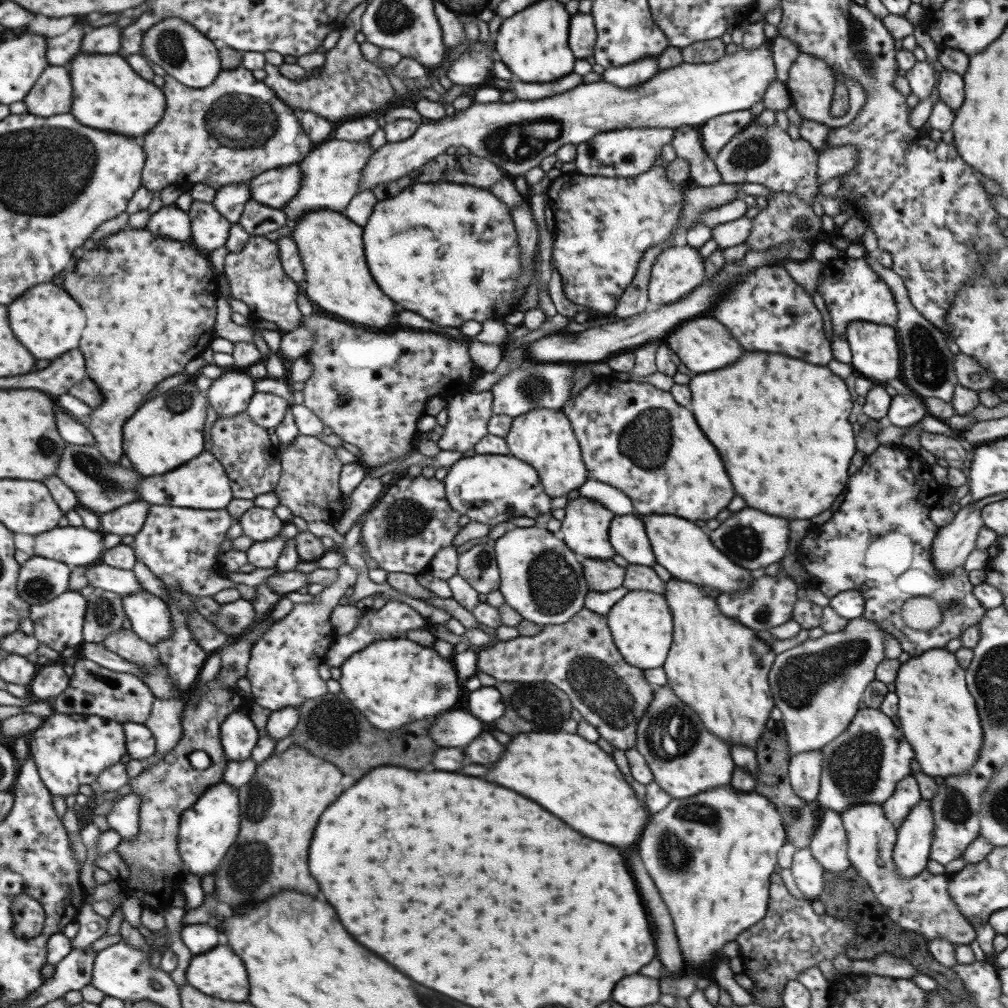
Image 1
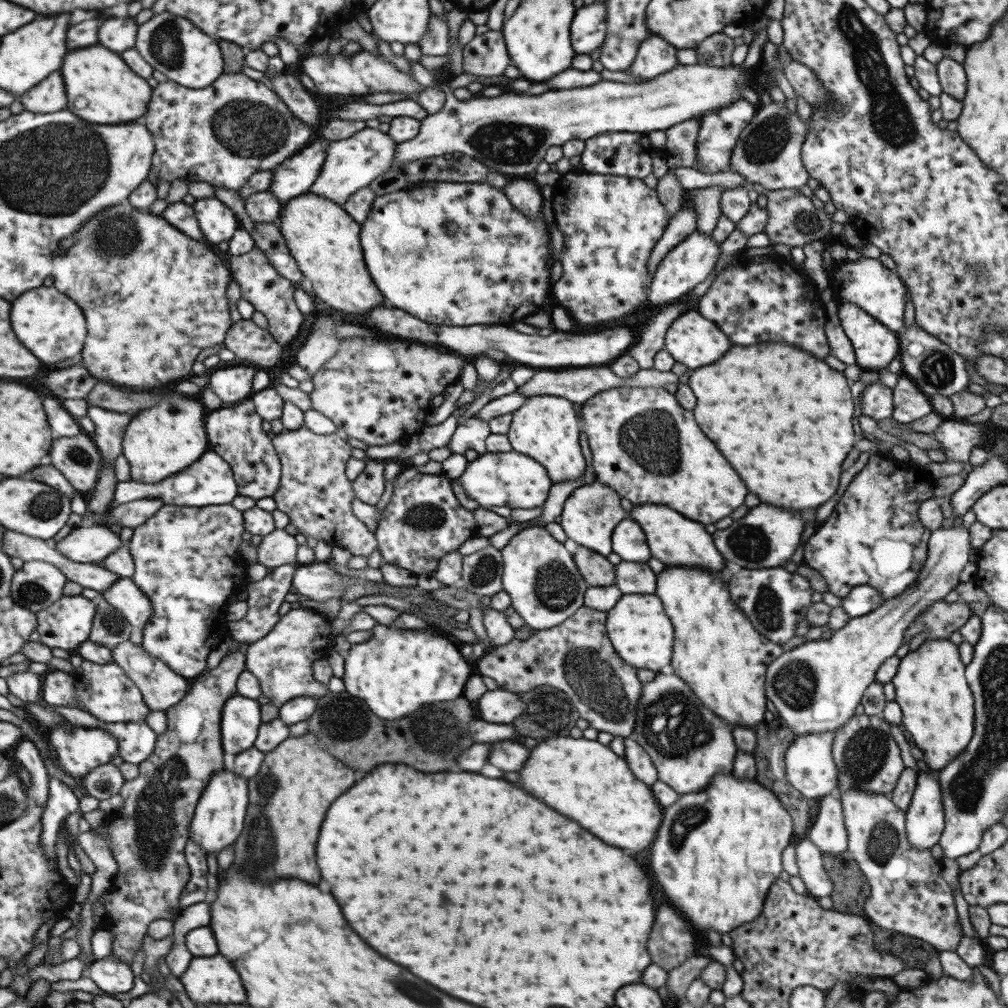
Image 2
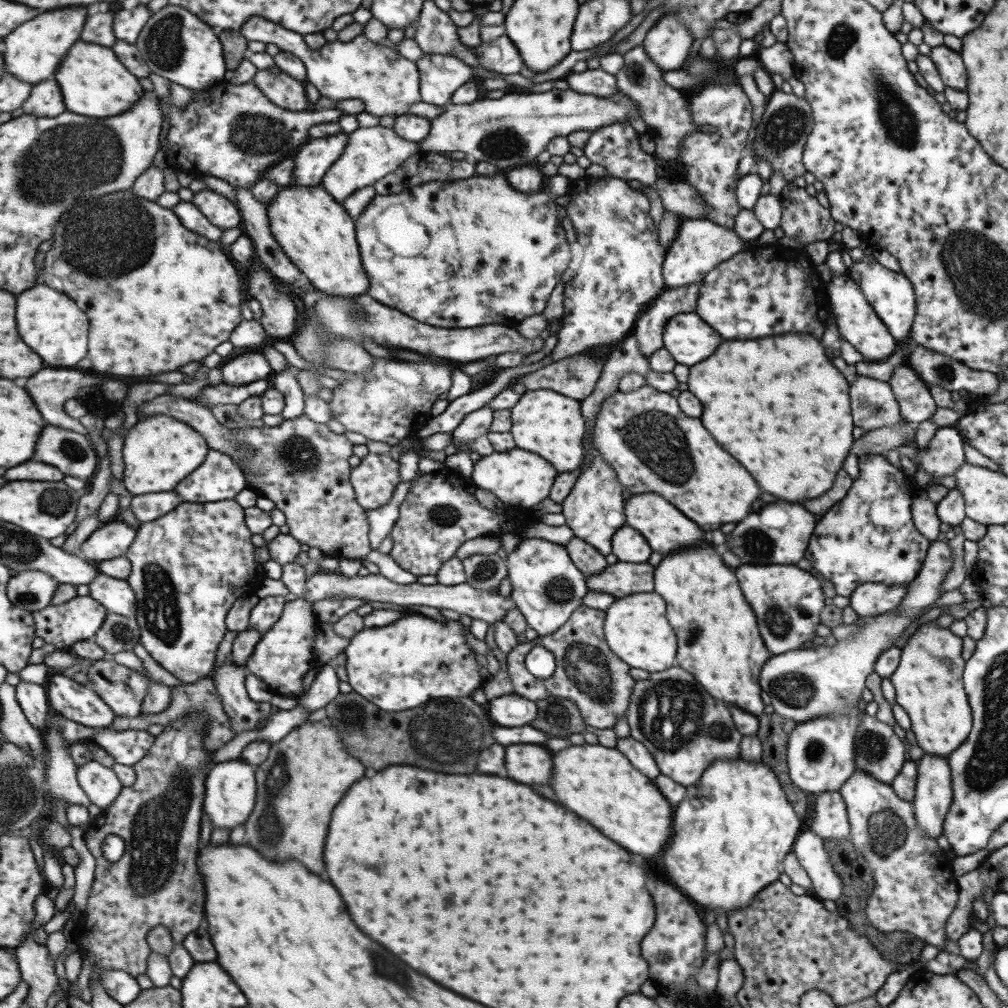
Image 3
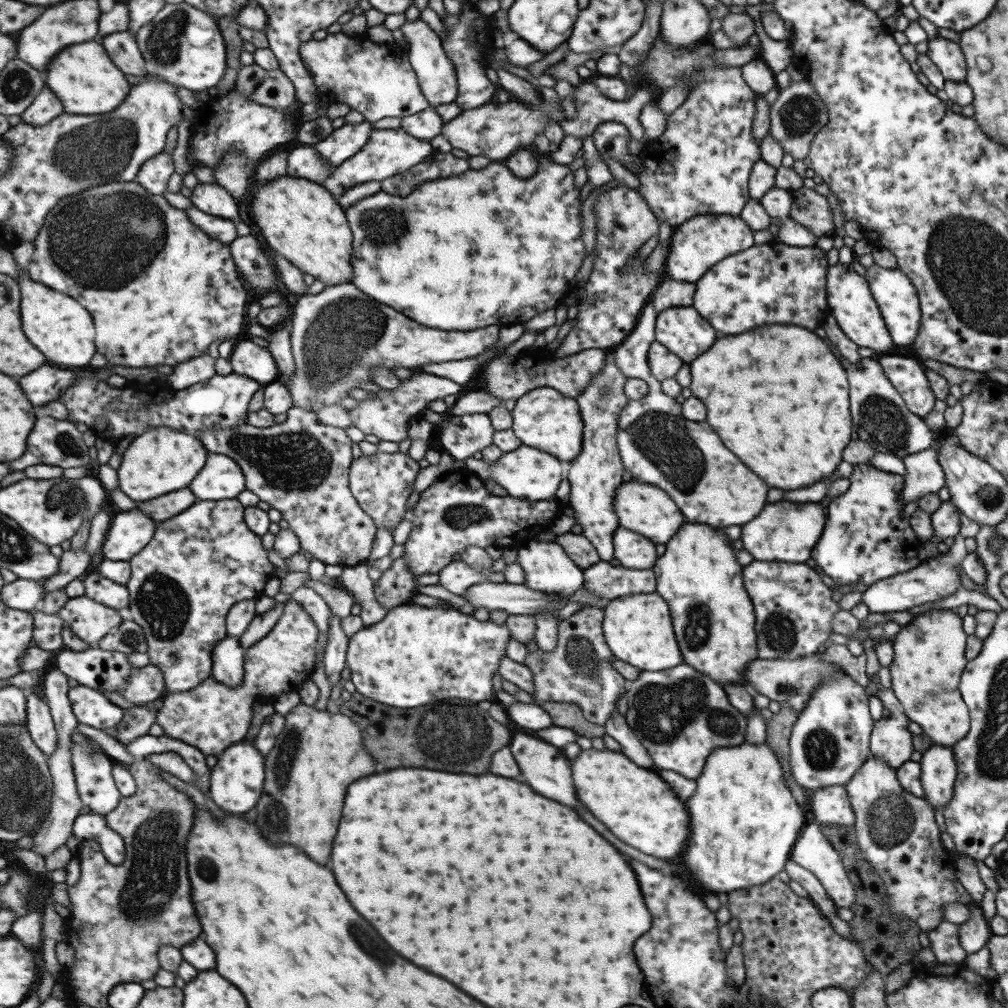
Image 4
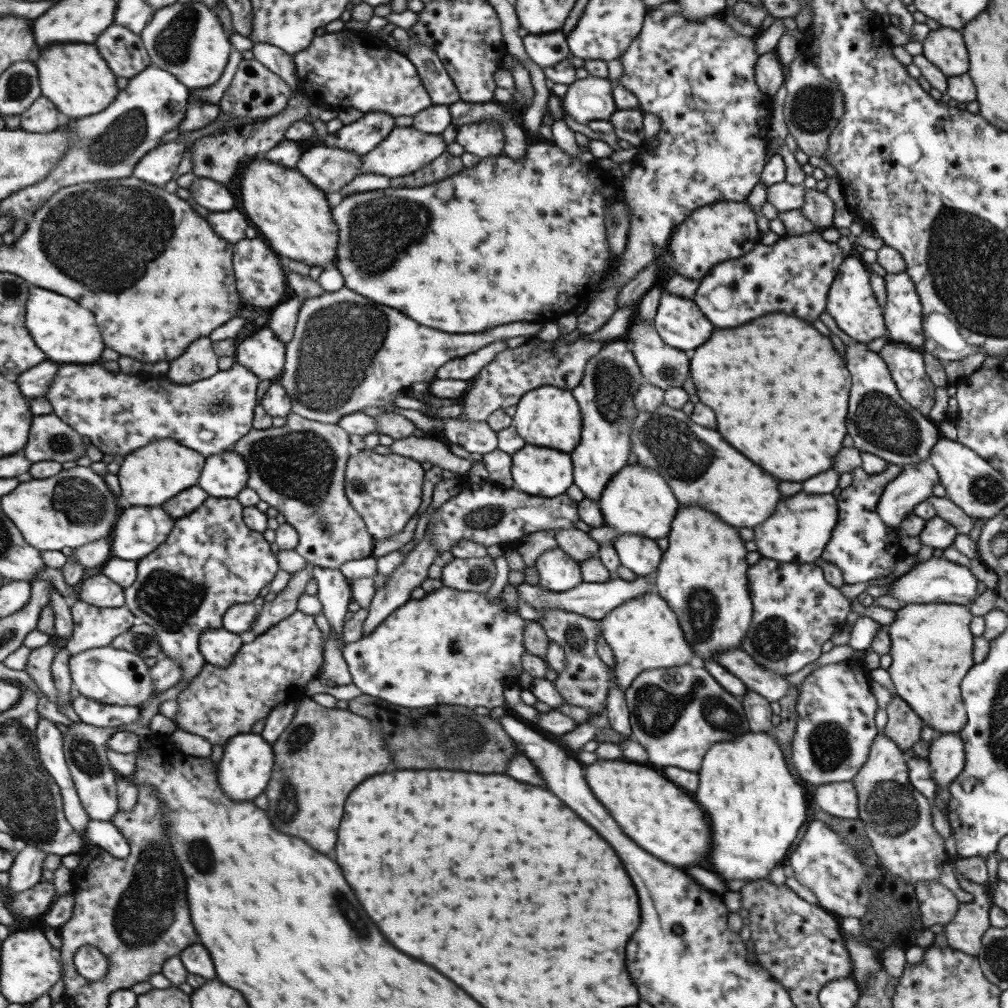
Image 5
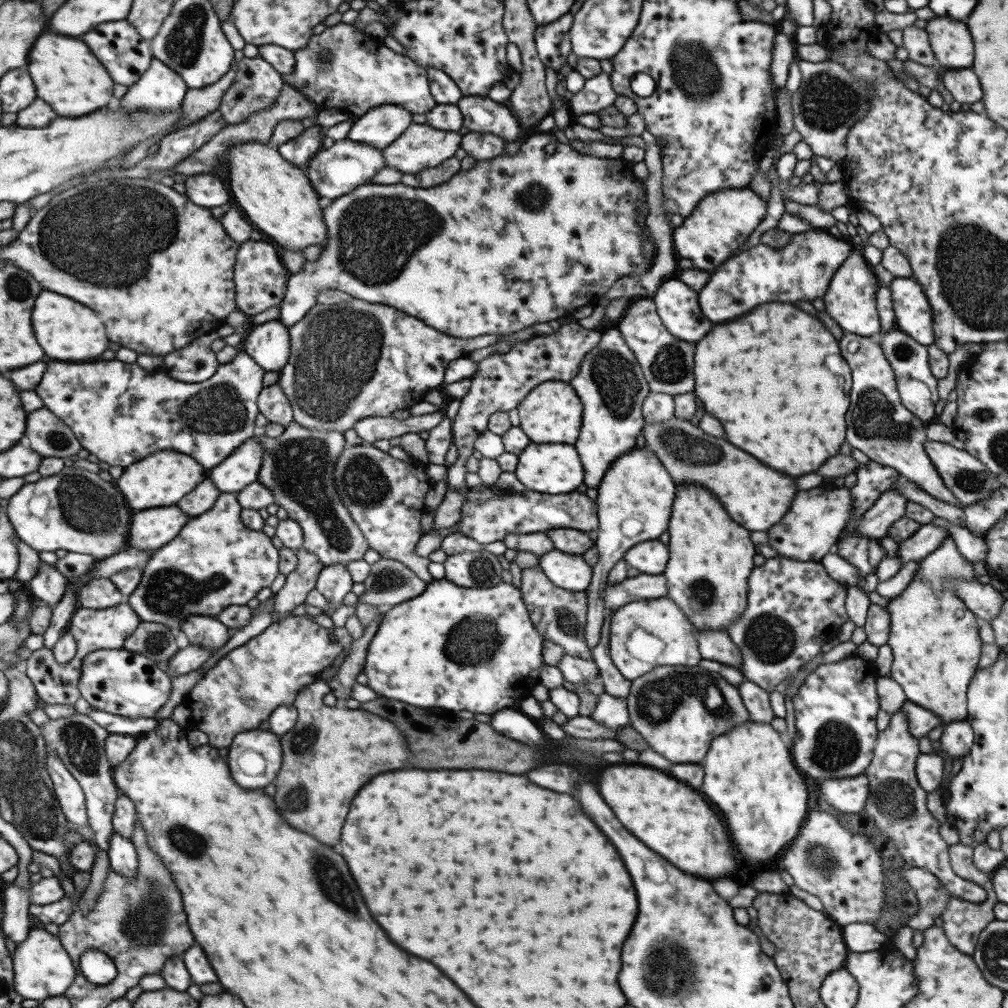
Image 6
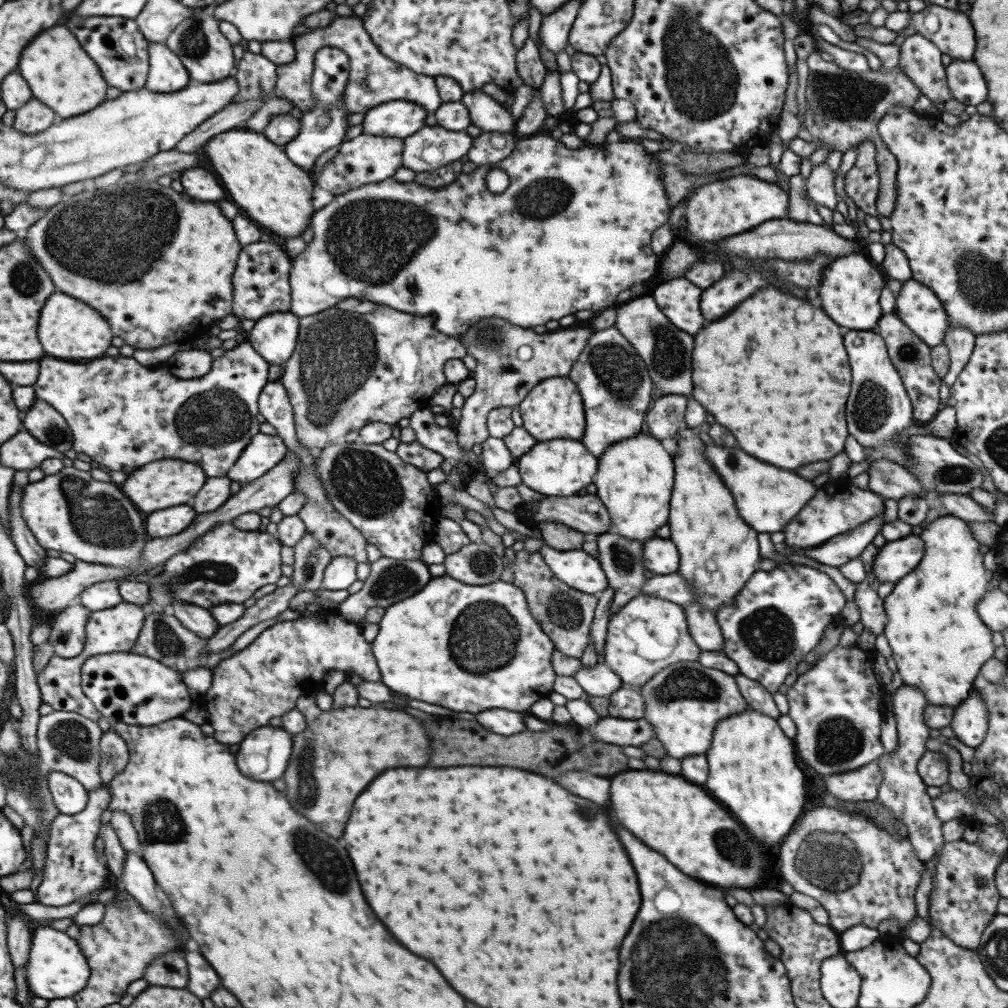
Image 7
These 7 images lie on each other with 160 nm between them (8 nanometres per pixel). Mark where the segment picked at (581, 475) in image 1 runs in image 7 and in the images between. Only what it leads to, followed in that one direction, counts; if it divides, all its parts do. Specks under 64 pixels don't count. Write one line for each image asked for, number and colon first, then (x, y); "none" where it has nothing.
2: (545, 427)
3: (547, 423)
4: (544, 419)
5: (546, 416)
6: (550, 413)
7: (552, 409)

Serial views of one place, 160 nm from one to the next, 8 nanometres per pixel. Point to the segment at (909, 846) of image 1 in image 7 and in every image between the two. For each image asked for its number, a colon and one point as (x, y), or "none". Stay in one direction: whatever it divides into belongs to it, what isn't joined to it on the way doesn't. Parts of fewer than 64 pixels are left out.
2: (924, 817)
3: (933, 788)
4: (938, 769)
5: (945, 757)
6: (956, 739)
7: (969, 721)

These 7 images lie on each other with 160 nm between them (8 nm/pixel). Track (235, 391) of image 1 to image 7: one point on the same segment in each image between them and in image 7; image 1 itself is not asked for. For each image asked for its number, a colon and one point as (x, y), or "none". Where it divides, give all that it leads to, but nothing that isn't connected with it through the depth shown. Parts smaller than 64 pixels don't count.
2: (232, 384)
3: (250, 365)
4: (247, 358)
5: (262, 353)
6: (268, 344)
7: (273, 336)

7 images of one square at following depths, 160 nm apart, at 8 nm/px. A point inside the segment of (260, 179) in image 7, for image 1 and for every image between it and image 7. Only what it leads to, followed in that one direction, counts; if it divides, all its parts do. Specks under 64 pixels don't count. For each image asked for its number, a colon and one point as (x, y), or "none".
1: (336, 278)
2: (323, 239)
3: (312, 229)
4: (300, 221)
5: (291, 214)
6: (276, 197)

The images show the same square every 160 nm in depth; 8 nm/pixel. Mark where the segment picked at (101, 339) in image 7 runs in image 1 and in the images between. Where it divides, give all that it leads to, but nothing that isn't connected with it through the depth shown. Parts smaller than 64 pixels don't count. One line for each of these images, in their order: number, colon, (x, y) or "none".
1: (44, 319)
2: (48, 324)
3: (49, 323)
4: (57, 326)
5: (64, 332)
6: (65, 330)

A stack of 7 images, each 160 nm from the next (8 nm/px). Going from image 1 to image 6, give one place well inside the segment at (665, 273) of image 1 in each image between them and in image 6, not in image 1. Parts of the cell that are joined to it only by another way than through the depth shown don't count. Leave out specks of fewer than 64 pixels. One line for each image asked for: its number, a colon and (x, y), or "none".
2: (691, 261)
3: (700, 244)
4: (698, 243)
5: (723, 230)
6: (721, 221)

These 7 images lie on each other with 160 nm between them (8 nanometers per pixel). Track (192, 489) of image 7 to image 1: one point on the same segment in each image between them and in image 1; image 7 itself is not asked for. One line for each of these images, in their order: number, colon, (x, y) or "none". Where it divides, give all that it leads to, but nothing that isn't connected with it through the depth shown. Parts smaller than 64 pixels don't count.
1: (163, 434)
2: (173, 435)
3: (148, 449)
4: (180, 456)
5: (149, 476)
6: (163, 479)

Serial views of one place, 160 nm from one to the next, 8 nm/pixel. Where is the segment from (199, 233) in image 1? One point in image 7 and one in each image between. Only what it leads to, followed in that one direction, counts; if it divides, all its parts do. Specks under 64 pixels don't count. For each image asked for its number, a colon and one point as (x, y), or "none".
2: (217, 222)
3: (218, 210)
4: (211, 199)
5: (211, 195)
6: (204, 190)
7: (197, 183)

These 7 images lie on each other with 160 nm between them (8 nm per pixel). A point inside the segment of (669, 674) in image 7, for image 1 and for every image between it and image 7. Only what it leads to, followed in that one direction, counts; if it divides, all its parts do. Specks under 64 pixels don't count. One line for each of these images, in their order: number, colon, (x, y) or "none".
1: (684, 759)
2: (685, 759)
3: (684, 729)
4: (653, 714)
5: (675, 720)
6: (678, 709)

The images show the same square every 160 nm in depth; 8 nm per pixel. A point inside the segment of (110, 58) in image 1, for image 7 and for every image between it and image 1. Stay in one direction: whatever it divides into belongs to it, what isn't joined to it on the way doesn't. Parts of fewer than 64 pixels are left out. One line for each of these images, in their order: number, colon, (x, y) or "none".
2: (100, 87)
3: (92, 83)
4: (83, 79)
5: (73, 76)
6: (65, 74)
7: (59, 74)

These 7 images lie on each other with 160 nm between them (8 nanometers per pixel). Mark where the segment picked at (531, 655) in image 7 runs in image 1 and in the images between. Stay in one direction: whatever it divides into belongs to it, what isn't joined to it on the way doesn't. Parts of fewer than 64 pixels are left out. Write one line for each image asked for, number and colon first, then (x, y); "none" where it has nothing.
1: (393, 681)
2: (394, 671)
3: (399, 666)
4: (415, 655)
5: (451, 647)
6: (475, 649)

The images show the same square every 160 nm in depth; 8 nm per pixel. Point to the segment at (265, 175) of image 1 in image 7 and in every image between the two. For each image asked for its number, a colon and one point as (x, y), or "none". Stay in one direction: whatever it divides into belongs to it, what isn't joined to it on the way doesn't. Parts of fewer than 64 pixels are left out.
2: (294, 176)
3: (316, 155)
4: (342, 143)
5: (363, 135)
6: (379, 126)
7: (396, 118)

